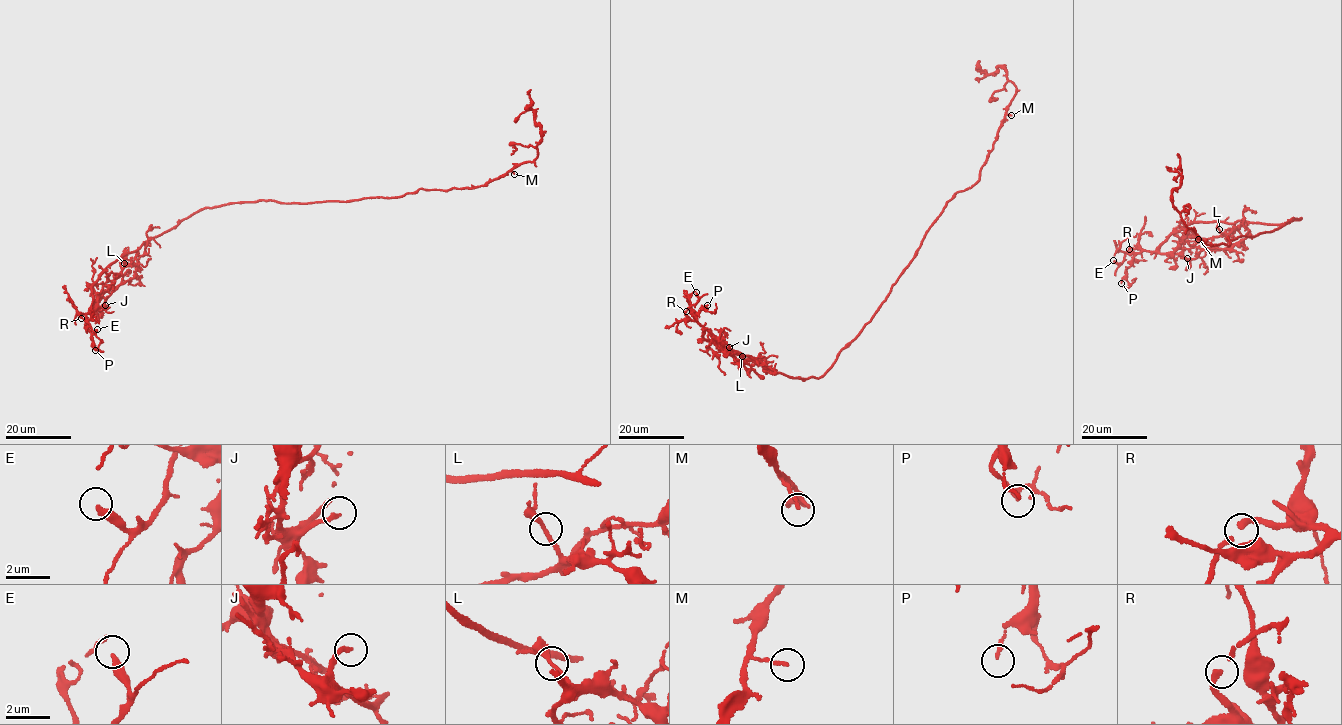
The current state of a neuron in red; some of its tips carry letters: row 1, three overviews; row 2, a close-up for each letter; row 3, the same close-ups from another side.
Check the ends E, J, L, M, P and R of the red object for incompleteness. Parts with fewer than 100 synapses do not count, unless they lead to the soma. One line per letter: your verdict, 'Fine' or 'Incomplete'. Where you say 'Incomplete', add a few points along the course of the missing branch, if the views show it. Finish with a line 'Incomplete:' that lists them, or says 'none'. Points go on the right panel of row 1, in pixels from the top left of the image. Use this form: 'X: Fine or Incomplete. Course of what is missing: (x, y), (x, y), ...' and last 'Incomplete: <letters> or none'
E: Incomplete. Course of what is missing: (1113, 260), (1099, 257), (1111, 264), (1136, 250), (1158, 246), (1166, 235), (1170, 237)
J: Fine
L: Fine
M: Fine
P: Fine
R: Fine
Incomplete: E

